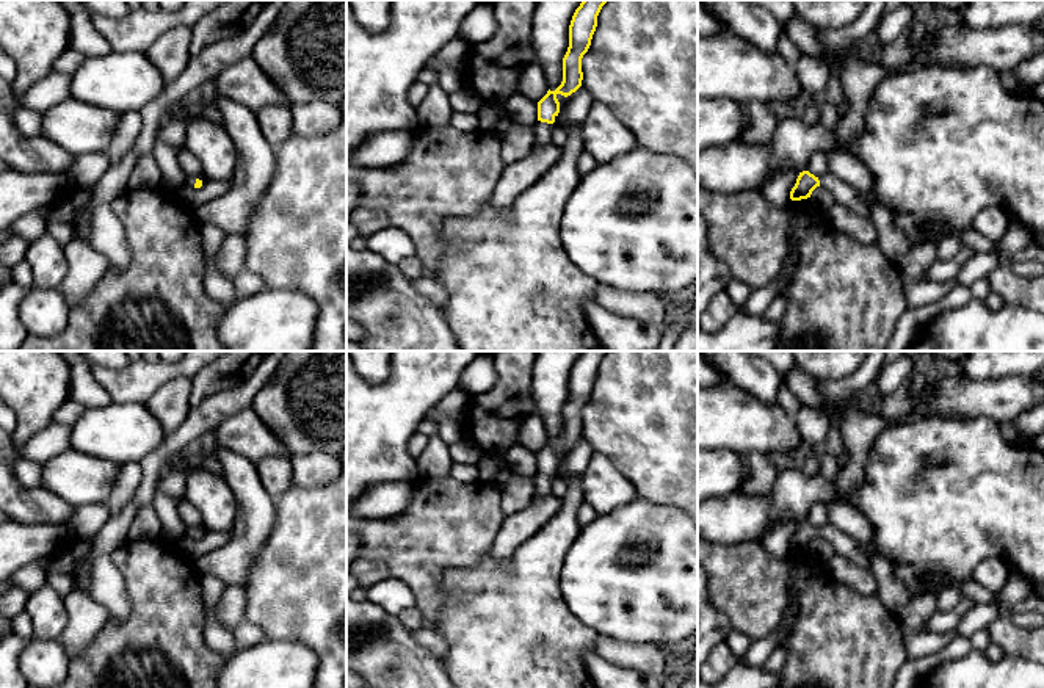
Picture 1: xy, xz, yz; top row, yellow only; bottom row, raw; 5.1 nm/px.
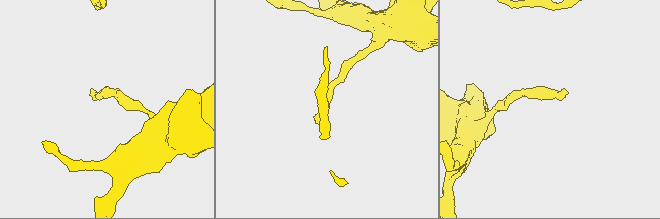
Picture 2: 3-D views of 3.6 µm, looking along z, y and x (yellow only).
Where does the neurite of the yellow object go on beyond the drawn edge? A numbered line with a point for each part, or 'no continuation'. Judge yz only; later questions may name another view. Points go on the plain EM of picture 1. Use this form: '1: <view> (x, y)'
1: yz (844, 544)

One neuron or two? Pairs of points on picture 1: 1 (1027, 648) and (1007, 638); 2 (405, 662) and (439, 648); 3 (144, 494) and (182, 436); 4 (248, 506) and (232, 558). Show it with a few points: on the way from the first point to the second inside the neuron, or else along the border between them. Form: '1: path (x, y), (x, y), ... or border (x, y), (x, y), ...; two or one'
1: path (1022, 643), (1011, 638); one
2: border (413, 632), (422, 646), (442, 655); two
3: path (149, 480), (151, 467), (168, 450); one
4: path (248, 519), (248, 535), (243, 546); one

